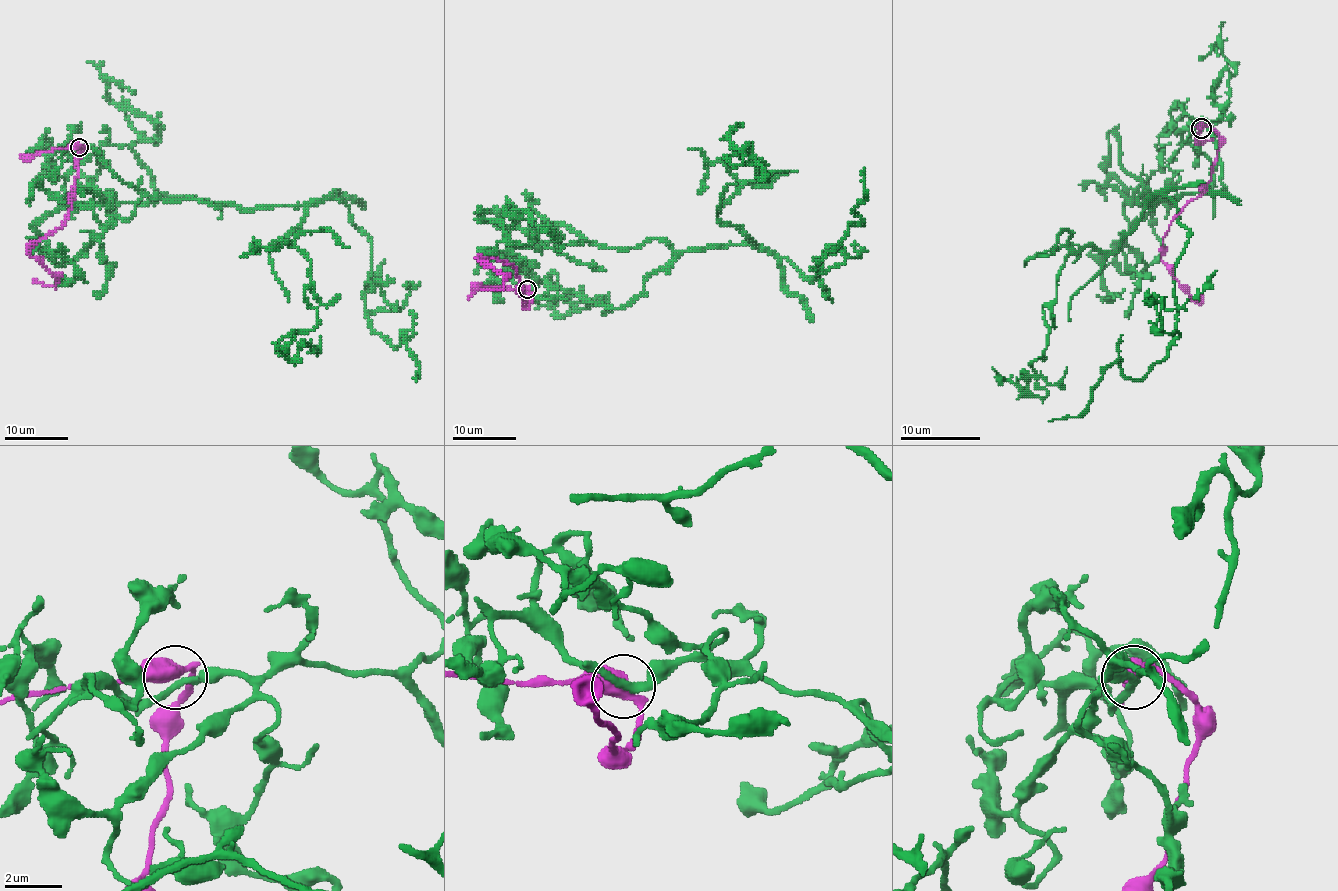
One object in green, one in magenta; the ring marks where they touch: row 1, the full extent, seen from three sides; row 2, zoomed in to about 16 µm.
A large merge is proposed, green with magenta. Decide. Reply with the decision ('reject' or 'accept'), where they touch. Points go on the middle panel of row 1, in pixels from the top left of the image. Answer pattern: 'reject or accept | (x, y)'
reject | (527, 289)

